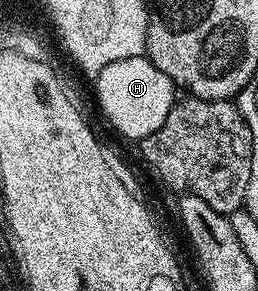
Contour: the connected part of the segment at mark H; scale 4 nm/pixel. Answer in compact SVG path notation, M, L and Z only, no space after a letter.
M146 55L109 62L109 66L102 68L94 80L95 100L104 118L127 140L142 142L146 136L153 134L153 130L158 130L161 122L169 118L169 110L177 102L175 83L157 70Z

